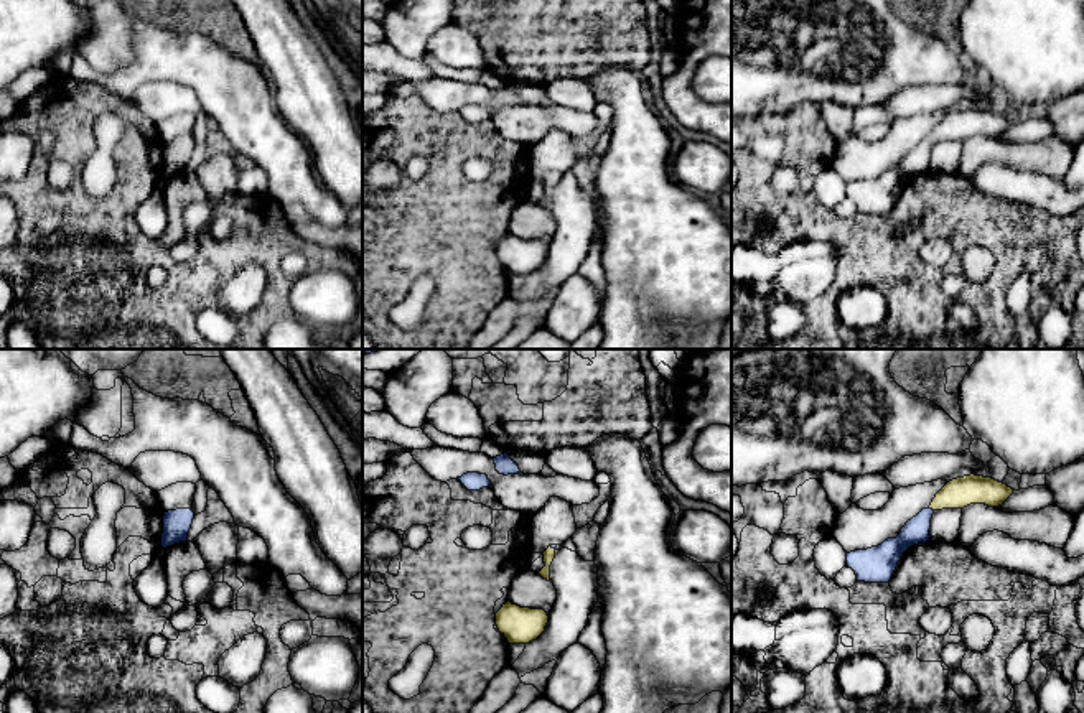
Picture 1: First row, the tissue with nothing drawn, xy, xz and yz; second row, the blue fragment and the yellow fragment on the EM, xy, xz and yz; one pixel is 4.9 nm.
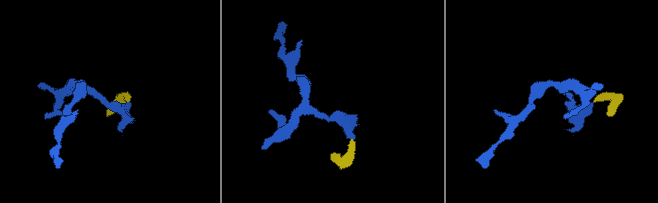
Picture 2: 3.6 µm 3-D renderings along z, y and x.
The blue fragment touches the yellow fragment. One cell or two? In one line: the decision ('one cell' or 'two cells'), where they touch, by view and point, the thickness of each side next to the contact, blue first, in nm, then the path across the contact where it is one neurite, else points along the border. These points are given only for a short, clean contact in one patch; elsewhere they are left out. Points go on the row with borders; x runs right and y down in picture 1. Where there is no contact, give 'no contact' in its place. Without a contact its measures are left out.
one cell; contact yz (931, 509); calibres 130 and 150 nm; way yz (916, 531), (931, 509), (943, 499), (959, 493)

